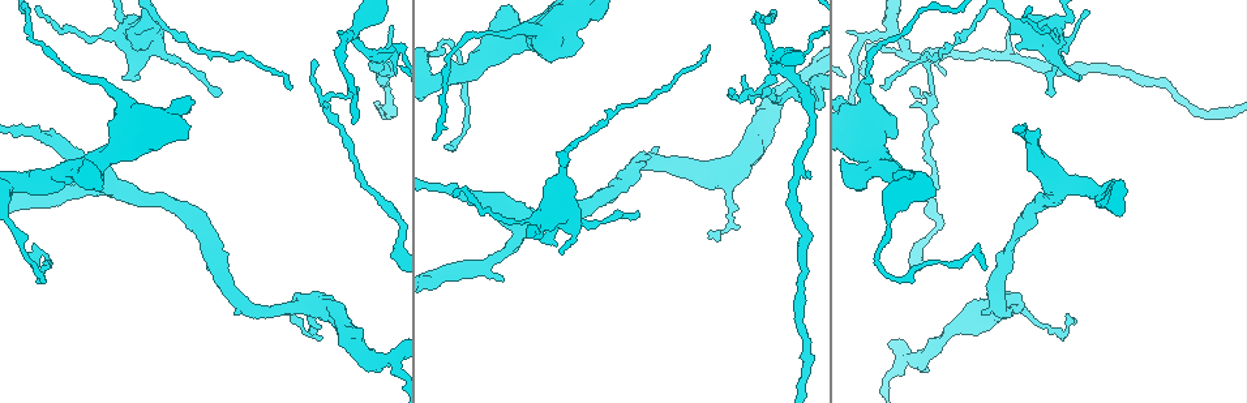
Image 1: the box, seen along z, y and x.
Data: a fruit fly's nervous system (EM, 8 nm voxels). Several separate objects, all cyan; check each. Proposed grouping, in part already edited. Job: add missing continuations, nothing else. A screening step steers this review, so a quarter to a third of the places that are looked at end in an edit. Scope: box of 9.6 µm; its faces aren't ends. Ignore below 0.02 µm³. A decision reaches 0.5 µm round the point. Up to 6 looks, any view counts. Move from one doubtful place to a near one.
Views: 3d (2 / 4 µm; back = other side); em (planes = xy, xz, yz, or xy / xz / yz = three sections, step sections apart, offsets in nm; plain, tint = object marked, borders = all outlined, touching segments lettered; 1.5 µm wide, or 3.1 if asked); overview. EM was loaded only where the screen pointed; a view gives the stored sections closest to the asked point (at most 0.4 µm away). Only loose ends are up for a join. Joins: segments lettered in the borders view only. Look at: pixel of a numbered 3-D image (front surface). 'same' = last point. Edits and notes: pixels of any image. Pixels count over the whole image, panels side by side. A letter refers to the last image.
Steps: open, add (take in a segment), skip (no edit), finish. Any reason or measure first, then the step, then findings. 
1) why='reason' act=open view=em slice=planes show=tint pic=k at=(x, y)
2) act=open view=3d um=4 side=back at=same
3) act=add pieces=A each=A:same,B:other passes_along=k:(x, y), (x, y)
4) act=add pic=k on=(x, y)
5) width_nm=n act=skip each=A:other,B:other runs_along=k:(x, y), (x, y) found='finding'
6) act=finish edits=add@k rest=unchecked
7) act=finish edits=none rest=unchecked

why='branch stops here' act=open view=em slice=planes show=tint pic=1 at=(639, 215)

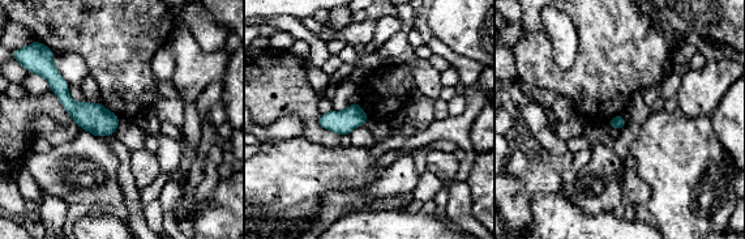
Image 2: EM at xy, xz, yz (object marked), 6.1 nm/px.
why='what lies round it' act=open view=em slice=planes show=borders at=same

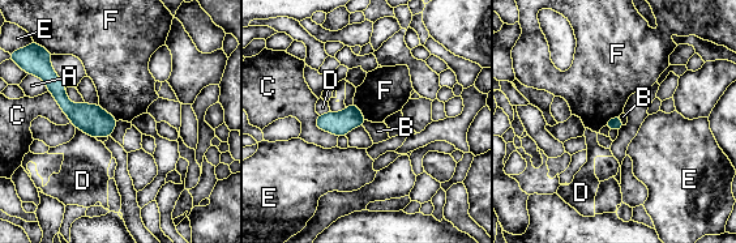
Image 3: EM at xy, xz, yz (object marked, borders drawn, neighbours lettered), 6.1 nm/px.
longest_contact=C:190nm act=skip each=A:other,B:other,C:other,D:other,E:other,F:other border=3:(366, 120), (362, 126) found='no lettered segment goes on from it'

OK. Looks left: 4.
act=open view=em slice=planes show=borders pic=1 at=(138, 76)

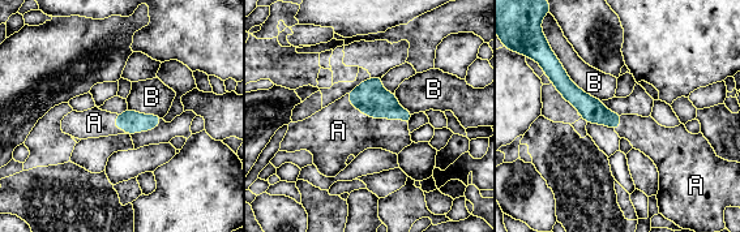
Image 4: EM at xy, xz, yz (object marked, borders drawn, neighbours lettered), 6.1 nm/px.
act=add pieces=A each=A:same,B:other passes_along=4:(370, 97), (375, 117), (338, 130) found='it goes on there'

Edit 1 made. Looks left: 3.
why='redraw' act=open view=overview

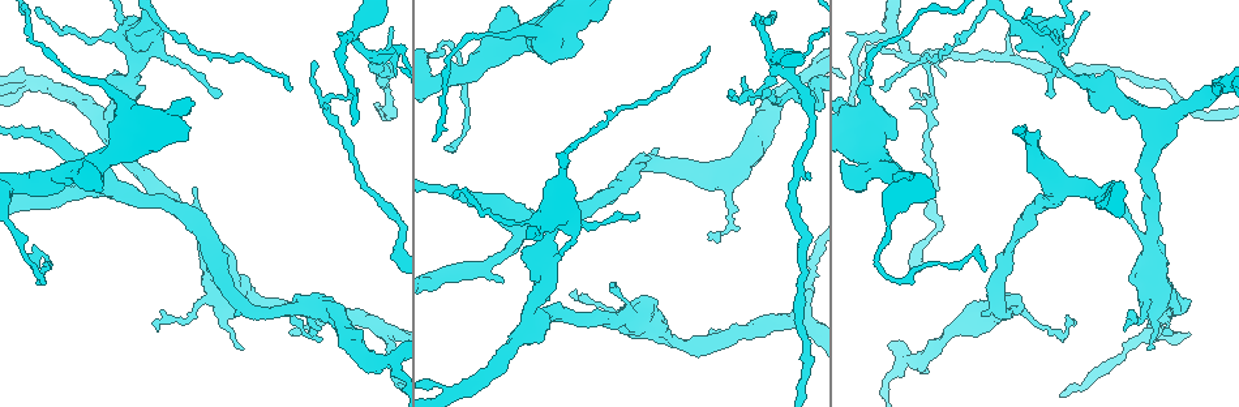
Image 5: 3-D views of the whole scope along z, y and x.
why='free end' act=open view=3d um=2 side=back pic=5 at=(912, 109)

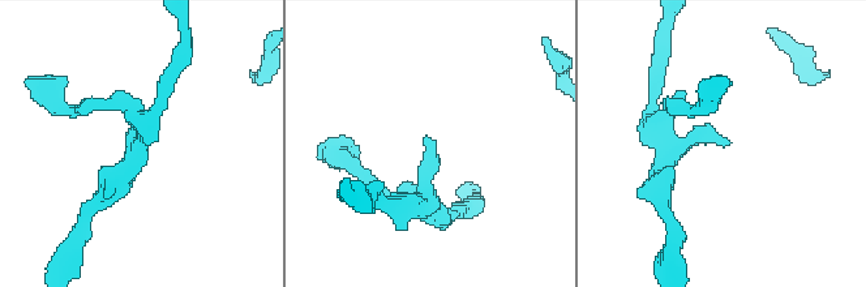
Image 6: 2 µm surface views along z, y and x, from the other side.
why='shape alone is not enough' act=open view=em slice=planes show=borders pic=6 at=(128, 143)

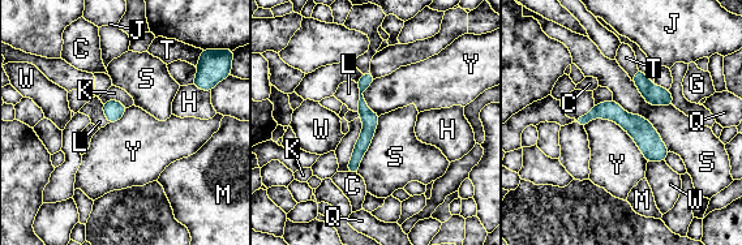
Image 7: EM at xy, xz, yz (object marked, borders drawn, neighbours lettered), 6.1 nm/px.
act=skip each=C:other,G:other,H:other,J:other,K:other,L:other,M:other,Q:other,S:other,T:other,W:other,Y:other runs_along=7:(369, 77), (361, 87), (367, 136), (352, 170) found='no lettered segment goes on from it'

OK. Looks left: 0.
act=finish edits=add@4 rest=unchecked

